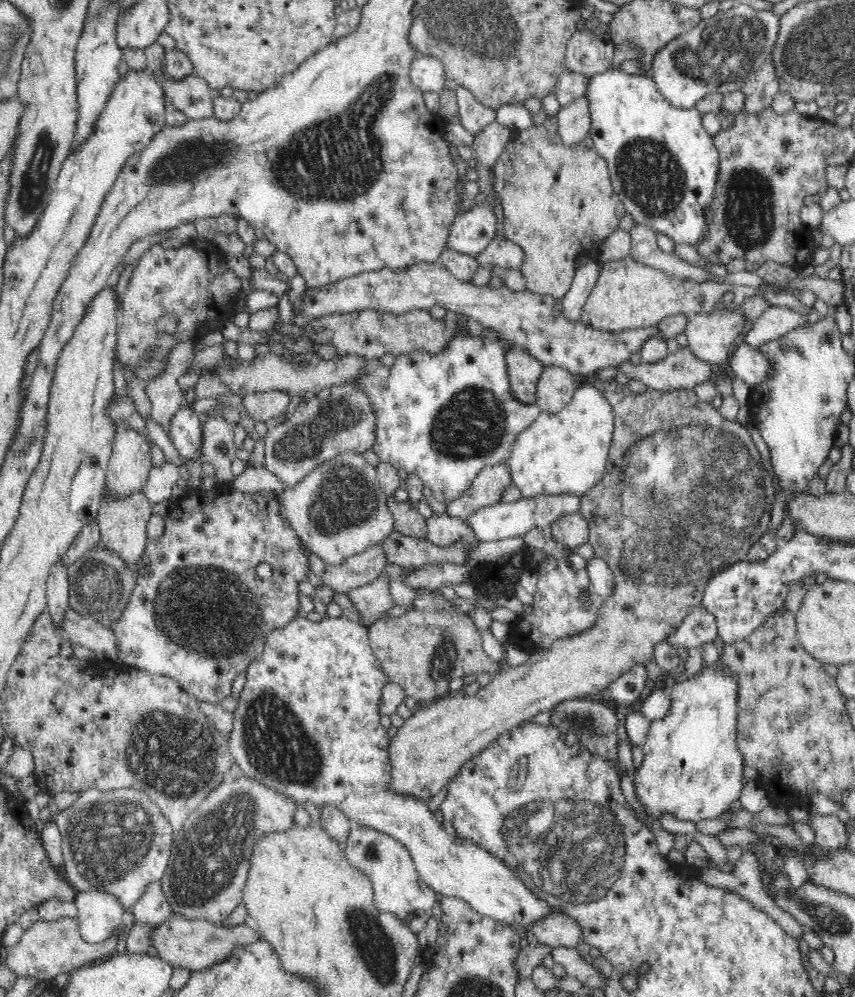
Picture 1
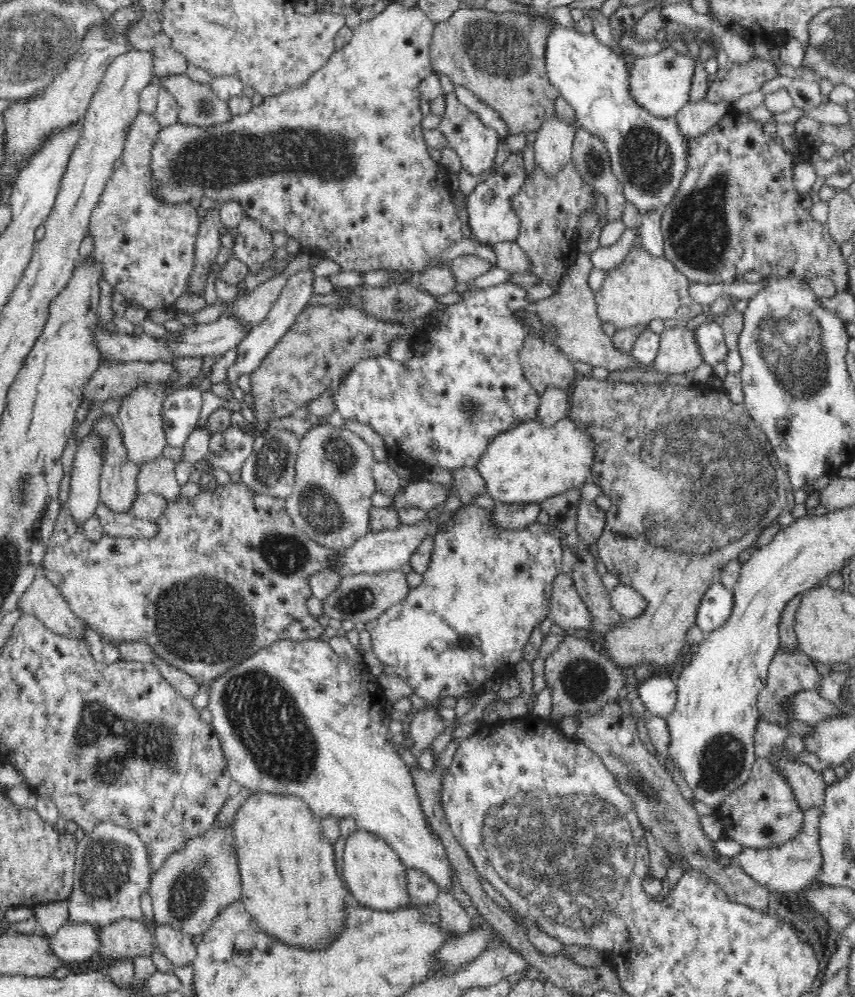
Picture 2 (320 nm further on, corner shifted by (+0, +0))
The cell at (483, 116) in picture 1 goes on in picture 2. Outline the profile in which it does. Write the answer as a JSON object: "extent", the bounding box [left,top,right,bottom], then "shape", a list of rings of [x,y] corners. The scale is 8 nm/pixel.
{"extent":[436,91,499,176],"shape":[[[452,91],[445,94],[445,111],[441,115],[436,128],[446,137],[446,146],[458,155],[462,170],[466,173],[479,176],[493,166],[499,144],[499,134],[493,128],[488,128],[488,126],[482,124],[482,121],[478,119],[478,115],[474,115],[468,107],[462,105]]]}

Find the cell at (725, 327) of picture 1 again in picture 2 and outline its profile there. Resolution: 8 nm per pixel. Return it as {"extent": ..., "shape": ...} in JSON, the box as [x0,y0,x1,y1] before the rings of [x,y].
{"extent":[647,323,702,374],"shape":[[[678,323],[675,328],[664,330],[659,335],[660,343],[656,358],[647,367],[658,374],[680,374],[691,372],[702,364],[698,353],[695,332],[688,330],[685,323]]]}

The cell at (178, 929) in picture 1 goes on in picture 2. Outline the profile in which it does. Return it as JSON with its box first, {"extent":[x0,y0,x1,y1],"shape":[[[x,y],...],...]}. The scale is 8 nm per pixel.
{"extent":[97,919,155,963],"shape":[[[120,919],[116,923],[99,926],[98,939],[100,939],[100,948],[97,953],[103,963],[132,959],[136,956],[149,957],[153,950],[152,946],[155,944],[155,937],[152,937],[144,925],[135,919]]]}

